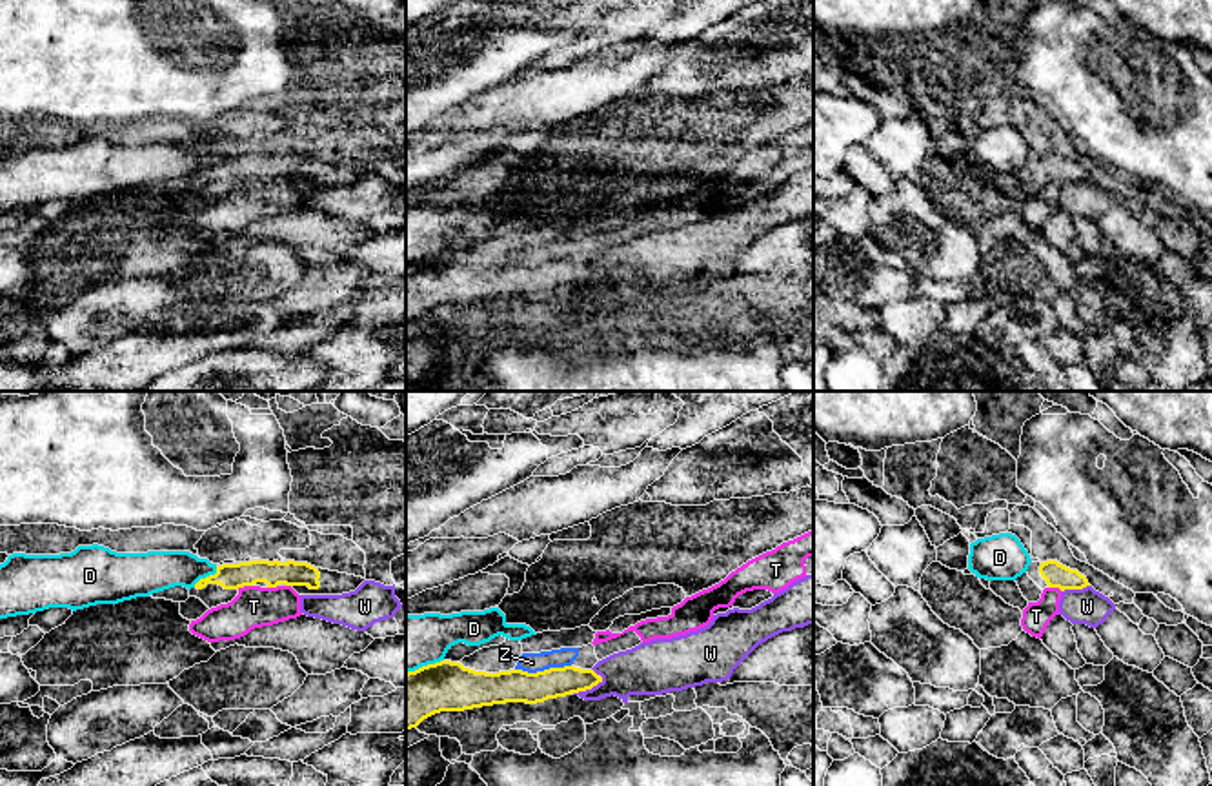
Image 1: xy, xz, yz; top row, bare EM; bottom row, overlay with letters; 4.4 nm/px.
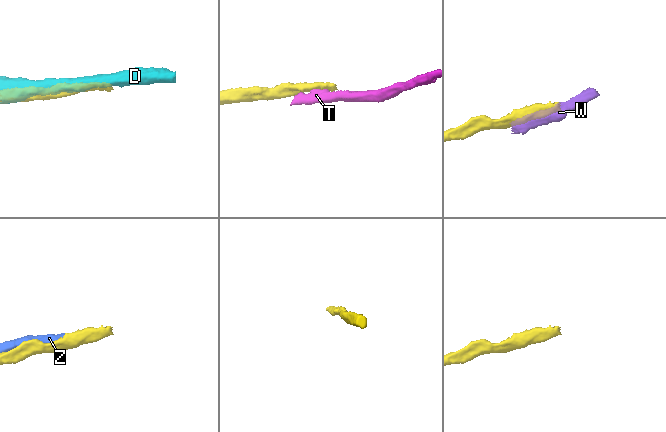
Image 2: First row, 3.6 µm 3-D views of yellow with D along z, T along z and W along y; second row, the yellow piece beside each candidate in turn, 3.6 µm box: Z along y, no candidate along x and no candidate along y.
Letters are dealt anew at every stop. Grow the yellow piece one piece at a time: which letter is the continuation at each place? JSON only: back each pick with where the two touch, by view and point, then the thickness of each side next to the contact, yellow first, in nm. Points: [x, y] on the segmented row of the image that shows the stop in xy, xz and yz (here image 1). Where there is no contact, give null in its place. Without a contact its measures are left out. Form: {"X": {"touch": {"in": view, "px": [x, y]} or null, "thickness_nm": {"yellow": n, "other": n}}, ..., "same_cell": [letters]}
{"same_cell": []}

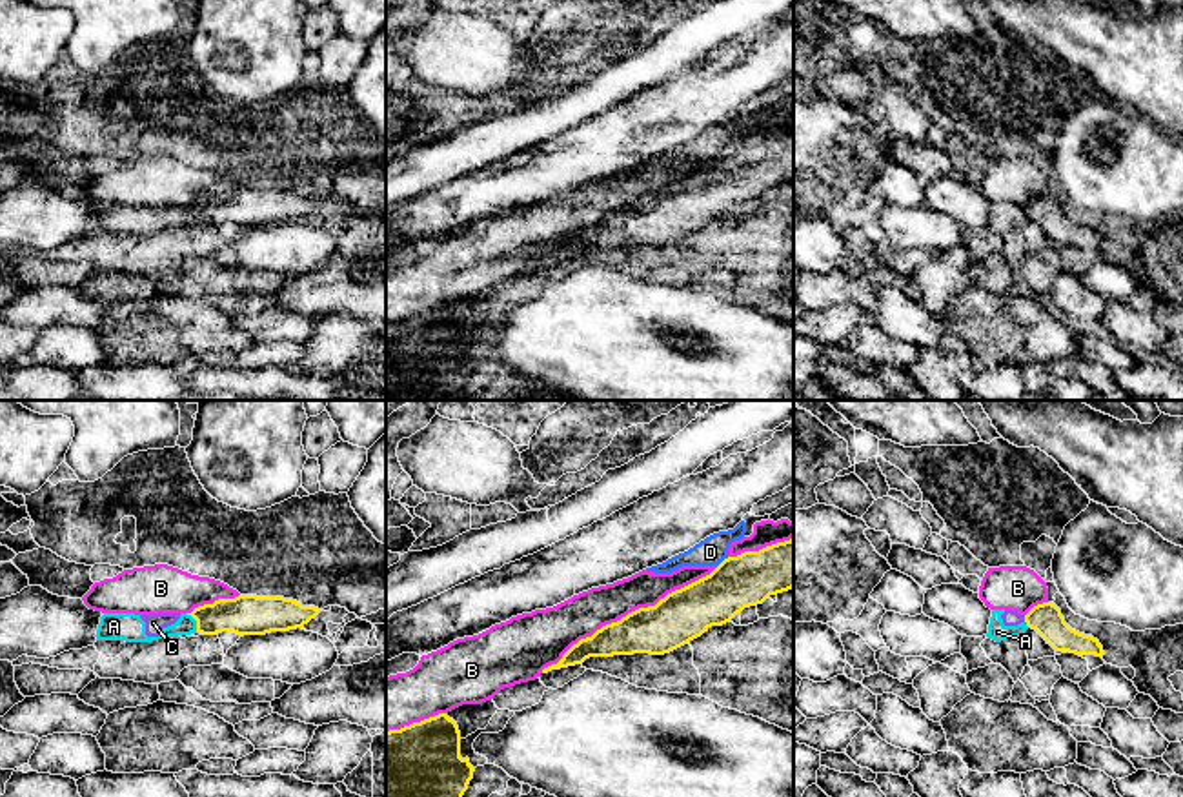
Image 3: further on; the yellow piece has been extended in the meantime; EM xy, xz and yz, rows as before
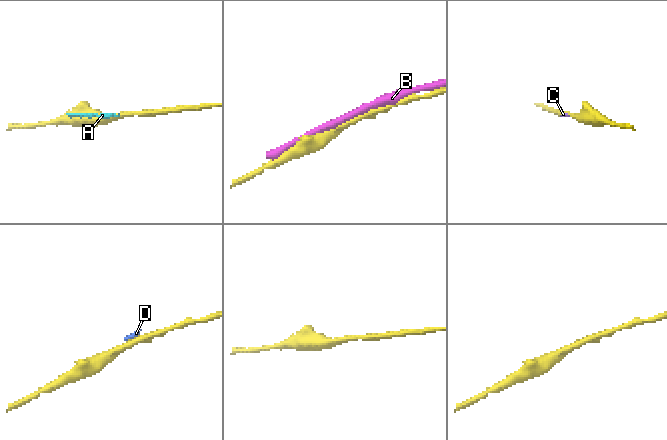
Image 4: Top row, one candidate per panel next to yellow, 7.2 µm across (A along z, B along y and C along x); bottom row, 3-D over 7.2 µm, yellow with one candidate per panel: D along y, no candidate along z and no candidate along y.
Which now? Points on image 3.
{"same_cell": []}

